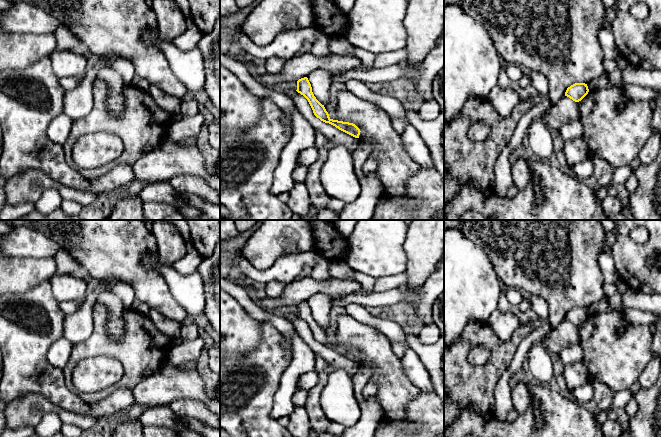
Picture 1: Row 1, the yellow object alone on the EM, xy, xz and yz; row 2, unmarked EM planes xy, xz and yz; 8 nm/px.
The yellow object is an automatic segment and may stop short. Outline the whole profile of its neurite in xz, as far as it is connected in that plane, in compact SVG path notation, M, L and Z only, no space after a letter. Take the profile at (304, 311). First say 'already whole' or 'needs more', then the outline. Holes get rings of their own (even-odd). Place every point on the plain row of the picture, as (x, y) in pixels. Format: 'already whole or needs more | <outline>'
already whole | M307 301L301 302L297 305L297 314L298 317L303 319L309 326L314 339L325 347L329 347L339 354L355 361L359 362L360 353L353 347L343 346L338 344L333 344L329 341L328 336L326 335L324 329L322 329L314 320L312 316L311 308Z

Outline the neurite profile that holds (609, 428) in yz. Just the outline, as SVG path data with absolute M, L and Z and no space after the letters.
M610 419L600 425L600 430L603 437L620 437L623 432L620 423Z

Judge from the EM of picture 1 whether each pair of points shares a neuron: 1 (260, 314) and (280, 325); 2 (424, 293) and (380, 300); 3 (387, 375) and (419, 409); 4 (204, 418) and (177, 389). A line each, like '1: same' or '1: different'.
1: different
2: same
3: different
4: different

